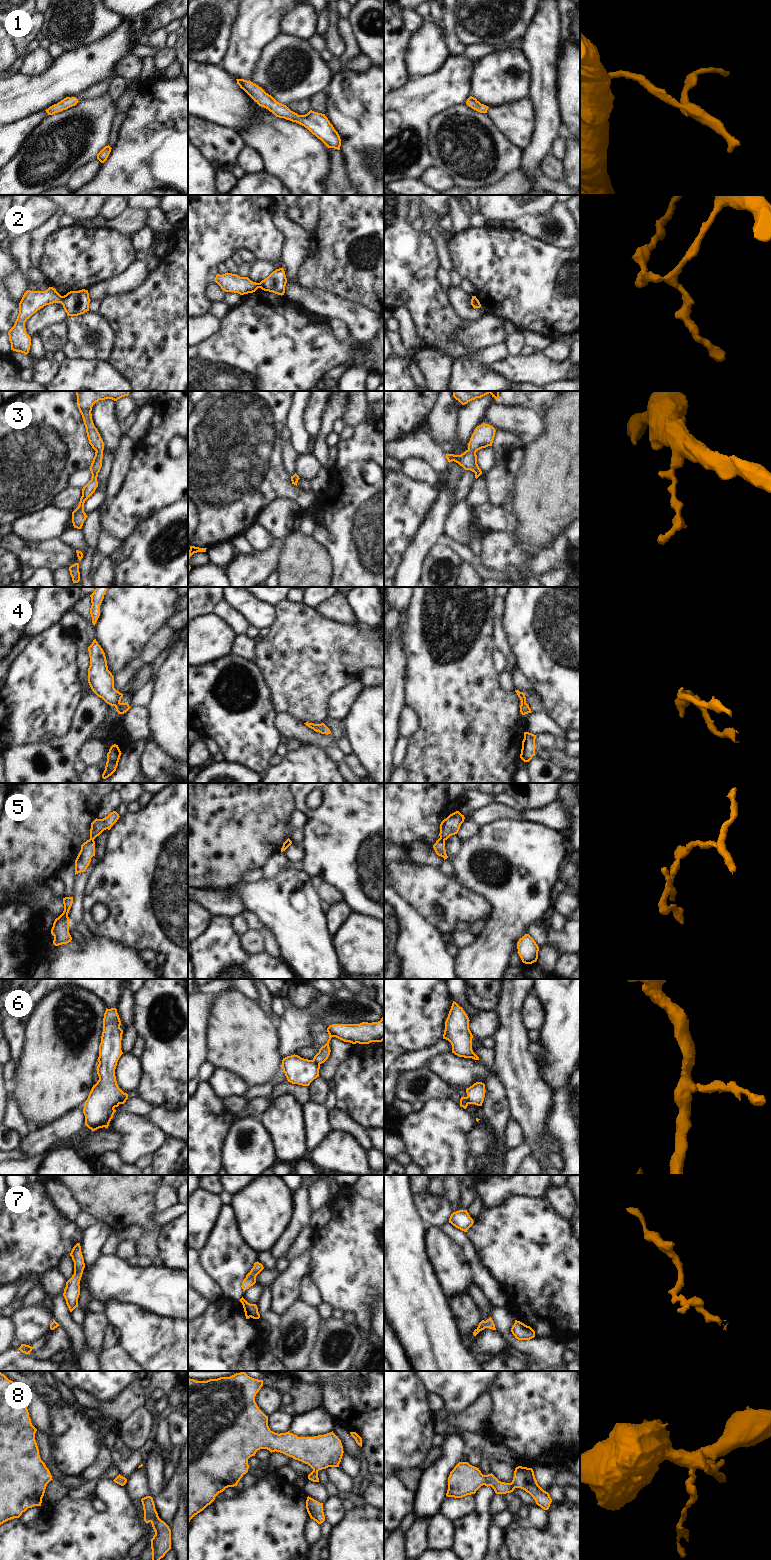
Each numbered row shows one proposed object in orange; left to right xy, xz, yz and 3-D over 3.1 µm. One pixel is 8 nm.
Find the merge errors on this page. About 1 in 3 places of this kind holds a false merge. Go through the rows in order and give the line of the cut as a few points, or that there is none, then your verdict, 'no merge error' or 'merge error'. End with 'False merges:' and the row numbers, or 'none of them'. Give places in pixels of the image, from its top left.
1: no cut | no merge error
2: xy (63, 296), (60, 302) | merge error
3: no cut | no merge error
4: no cut | no merge error
5: yz (439, 838), (444, 841) | merge error
6: xz (312, 1060), (319, 1064) | merge error
7: no cut | no merge error
8: no cut | no merge error
False merges: 2, 5, 6

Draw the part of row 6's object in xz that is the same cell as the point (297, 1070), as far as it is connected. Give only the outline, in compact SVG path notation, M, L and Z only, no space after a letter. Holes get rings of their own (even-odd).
M294 1054L283 1058L281 1068L288 1082L309 1086L314 1079L319 1077L320 1064Z

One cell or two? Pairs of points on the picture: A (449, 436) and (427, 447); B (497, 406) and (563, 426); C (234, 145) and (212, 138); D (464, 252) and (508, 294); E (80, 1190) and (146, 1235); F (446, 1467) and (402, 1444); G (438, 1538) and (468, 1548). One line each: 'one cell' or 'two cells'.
A: two cells
B: two cells
C: one cell
D: one cell
E: one cell
F: two cells
G: two cells

